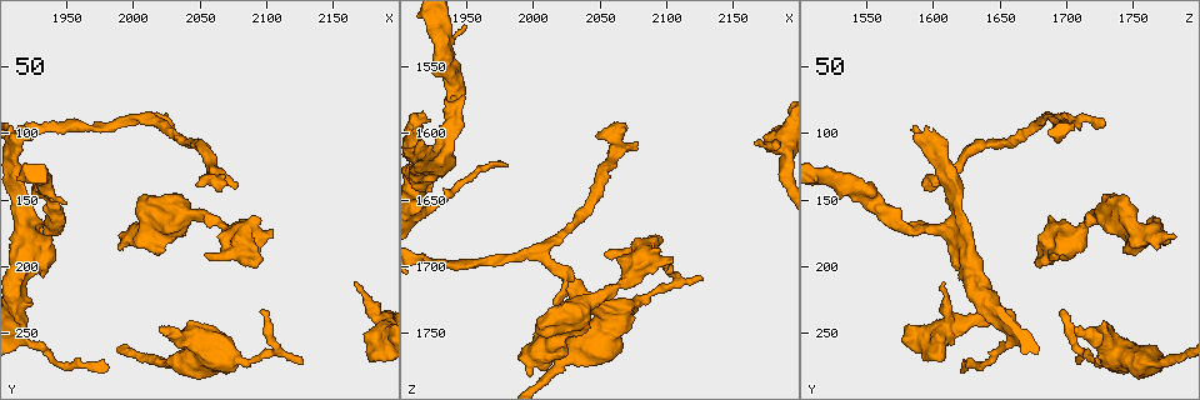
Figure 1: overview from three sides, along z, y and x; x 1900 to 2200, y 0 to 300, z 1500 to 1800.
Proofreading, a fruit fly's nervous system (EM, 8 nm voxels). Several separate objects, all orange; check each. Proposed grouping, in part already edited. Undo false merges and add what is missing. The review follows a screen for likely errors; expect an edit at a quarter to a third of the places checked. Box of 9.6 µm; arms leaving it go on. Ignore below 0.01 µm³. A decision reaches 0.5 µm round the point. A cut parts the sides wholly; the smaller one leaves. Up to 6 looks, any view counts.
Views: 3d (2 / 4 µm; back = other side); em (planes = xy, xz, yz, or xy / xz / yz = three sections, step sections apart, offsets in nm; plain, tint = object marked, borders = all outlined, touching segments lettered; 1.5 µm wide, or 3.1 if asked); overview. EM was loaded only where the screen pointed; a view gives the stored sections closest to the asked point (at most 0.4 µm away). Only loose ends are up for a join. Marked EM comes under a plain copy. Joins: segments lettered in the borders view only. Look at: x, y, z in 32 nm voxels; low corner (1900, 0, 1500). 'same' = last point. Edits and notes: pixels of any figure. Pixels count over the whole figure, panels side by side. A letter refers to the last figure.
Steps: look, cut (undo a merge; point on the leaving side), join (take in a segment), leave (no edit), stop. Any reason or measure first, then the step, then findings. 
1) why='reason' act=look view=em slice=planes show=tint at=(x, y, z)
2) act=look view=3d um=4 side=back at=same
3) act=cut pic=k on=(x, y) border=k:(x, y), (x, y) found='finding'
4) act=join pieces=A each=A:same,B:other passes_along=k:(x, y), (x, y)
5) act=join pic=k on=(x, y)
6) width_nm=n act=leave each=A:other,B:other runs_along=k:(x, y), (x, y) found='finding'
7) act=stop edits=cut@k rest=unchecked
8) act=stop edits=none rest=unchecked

why='free end' act=look view=3d um=4 at=(2052, 192, 1690)

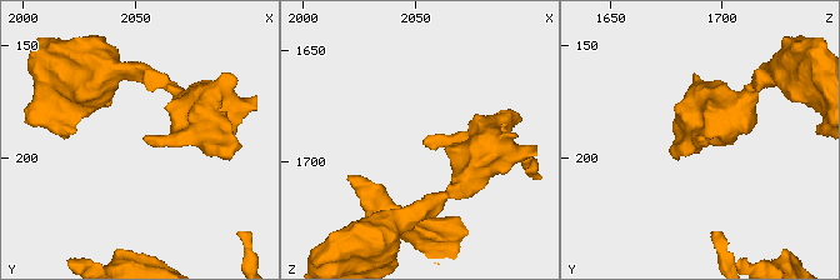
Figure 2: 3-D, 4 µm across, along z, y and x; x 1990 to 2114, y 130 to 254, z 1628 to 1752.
act=look view=em slice=planes show=borders at=(2055, 191, 1690)

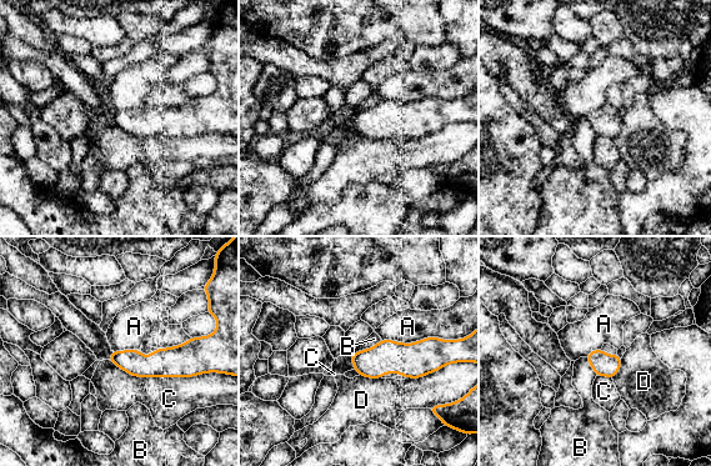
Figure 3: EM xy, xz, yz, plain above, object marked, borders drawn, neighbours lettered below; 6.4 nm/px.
width_nm=140 act=leave each=A:other,B:other,C:other,D:other found='no lettered segment goes on from it'

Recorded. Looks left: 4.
act=look view=3d um=2 at=(2096, 234, 1698)

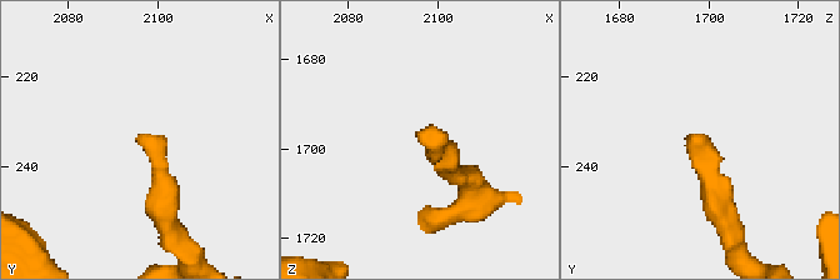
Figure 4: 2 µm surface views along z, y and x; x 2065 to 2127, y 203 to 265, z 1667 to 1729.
act=look view=em slice=planes show=borders at=(2096, 235, 1699)

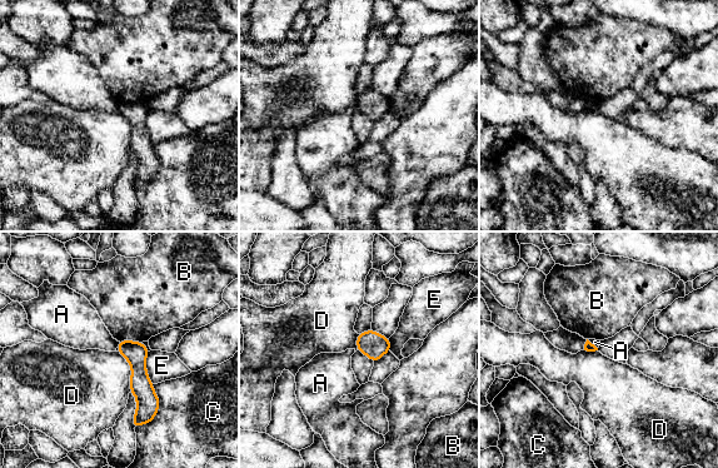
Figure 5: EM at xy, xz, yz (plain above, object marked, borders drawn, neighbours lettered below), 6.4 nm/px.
act=leave each=A:other,B:other,C:other,D:other,E:other border=5:(118, 352), (130, 367), (130, 391) found='no lettered segment goes on from it'

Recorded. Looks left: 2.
act=stop edits=none rest=unchecked

